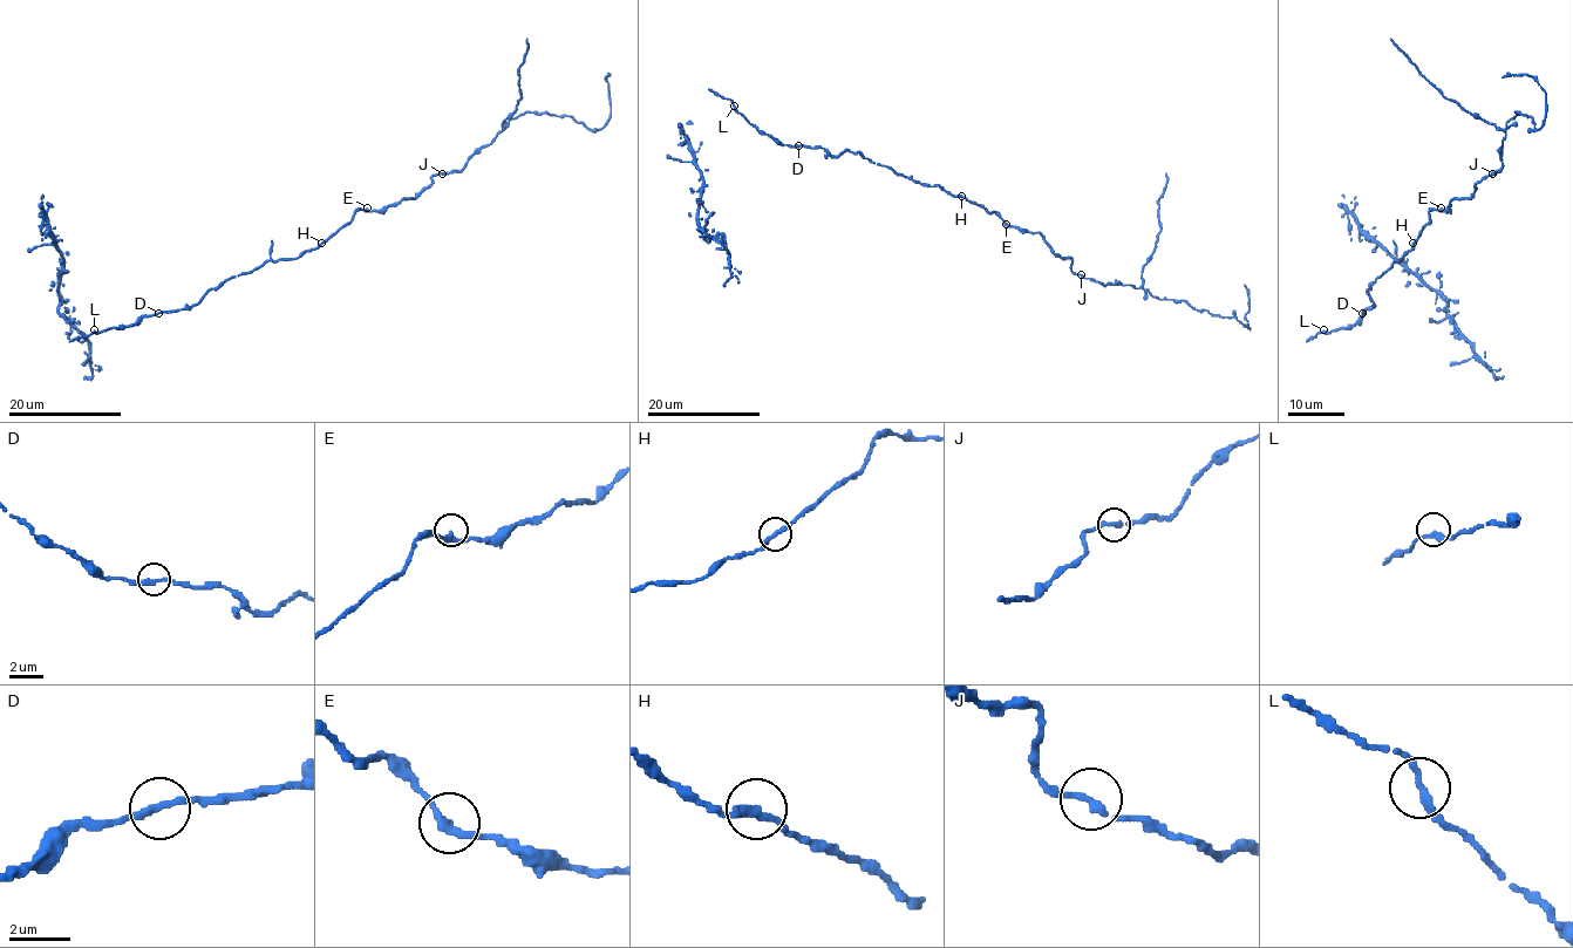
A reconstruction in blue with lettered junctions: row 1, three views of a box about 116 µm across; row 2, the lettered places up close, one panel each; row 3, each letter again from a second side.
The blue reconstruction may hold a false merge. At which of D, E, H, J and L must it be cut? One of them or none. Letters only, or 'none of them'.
none of them

